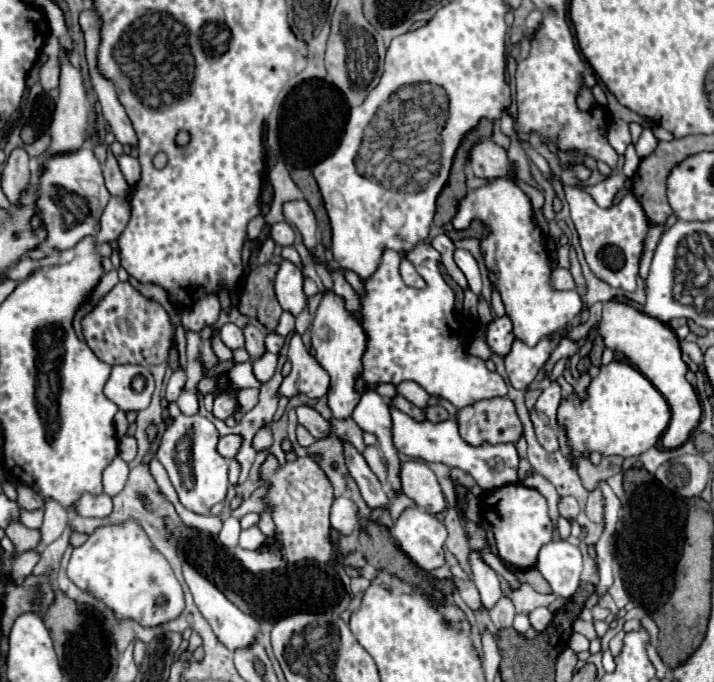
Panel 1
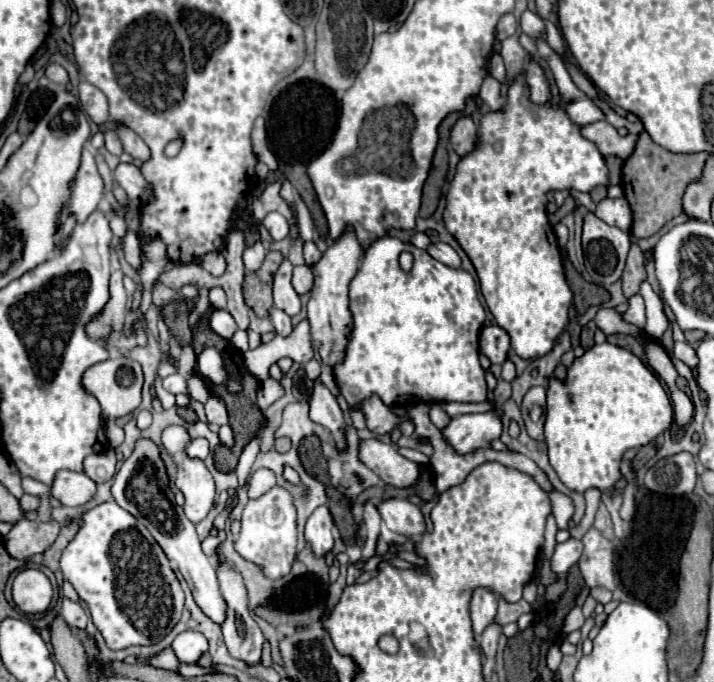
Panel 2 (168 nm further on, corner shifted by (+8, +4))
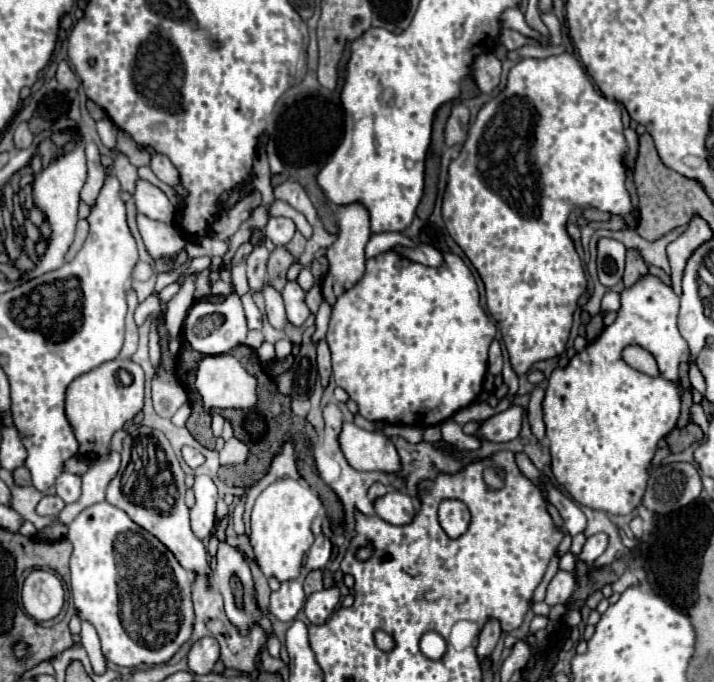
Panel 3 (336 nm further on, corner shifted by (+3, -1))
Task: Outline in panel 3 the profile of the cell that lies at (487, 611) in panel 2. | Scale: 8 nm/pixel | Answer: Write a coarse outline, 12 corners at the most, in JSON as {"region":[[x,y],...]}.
{"region":[[487,620],[479,632],[477,656],[485,660],[493,652],[501,624]]}

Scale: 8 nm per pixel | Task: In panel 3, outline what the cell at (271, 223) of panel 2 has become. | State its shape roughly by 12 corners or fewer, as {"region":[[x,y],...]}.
{"region":[[271,216],[265,236],[285,246],[295,234],[291,218]]}

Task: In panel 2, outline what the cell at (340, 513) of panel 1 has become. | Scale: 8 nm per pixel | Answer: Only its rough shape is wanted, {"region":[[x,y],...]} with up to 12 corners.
{"region":[[318,507],[306,523],[304,537],[316,557],[334,545],[332,515]]}

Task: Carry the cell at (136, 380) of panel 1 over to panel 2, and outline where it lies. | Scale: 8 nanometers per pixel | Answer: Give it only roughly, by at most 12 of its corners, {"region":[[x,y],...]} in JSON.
{"region":[[128,357],[84,371],[84,389],[102,417],[118,419],[140,405],[142,369]]}

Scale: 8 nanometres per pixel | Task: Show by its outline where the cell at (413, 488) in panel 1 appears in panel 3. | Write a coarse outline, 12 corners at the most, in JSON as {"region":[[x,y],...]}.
{"region":[[345,422],[339,442],[355,470],[401,472],[393,442]]}

